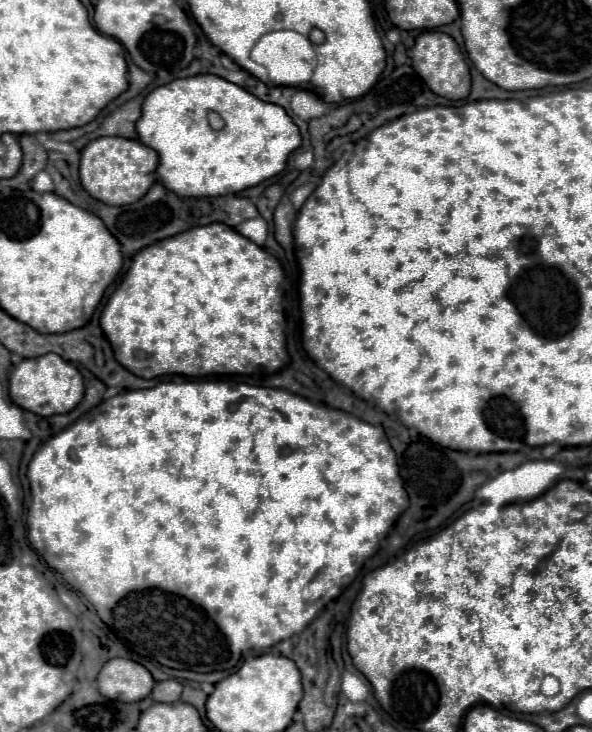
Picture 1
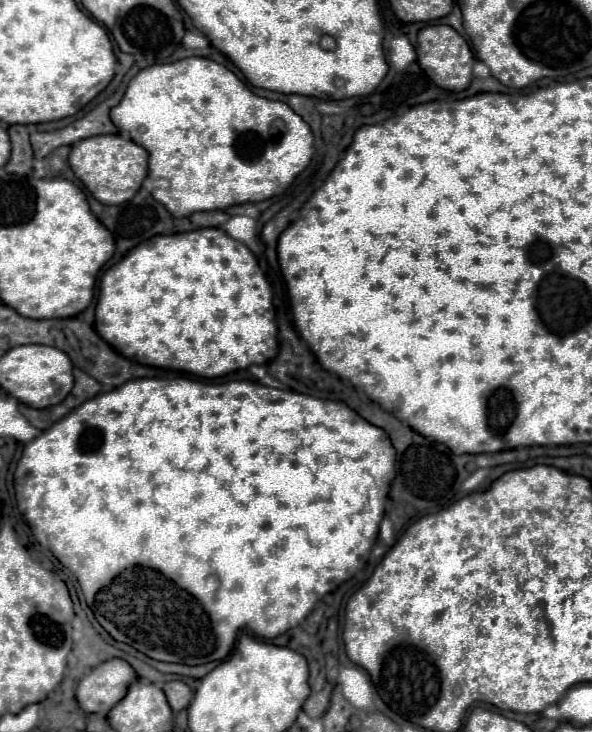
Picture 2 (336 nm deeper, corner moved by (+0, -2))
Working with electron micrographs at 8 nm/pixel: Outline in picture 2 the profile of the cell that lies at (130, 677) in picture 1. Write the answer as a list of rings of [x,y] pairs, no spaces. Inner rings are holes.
[[[111,658],[95,666],[77,686],[77,702],[85,712],[109,712],[119,704],[129,684],[137,678],[137,672],[129,662]]]

